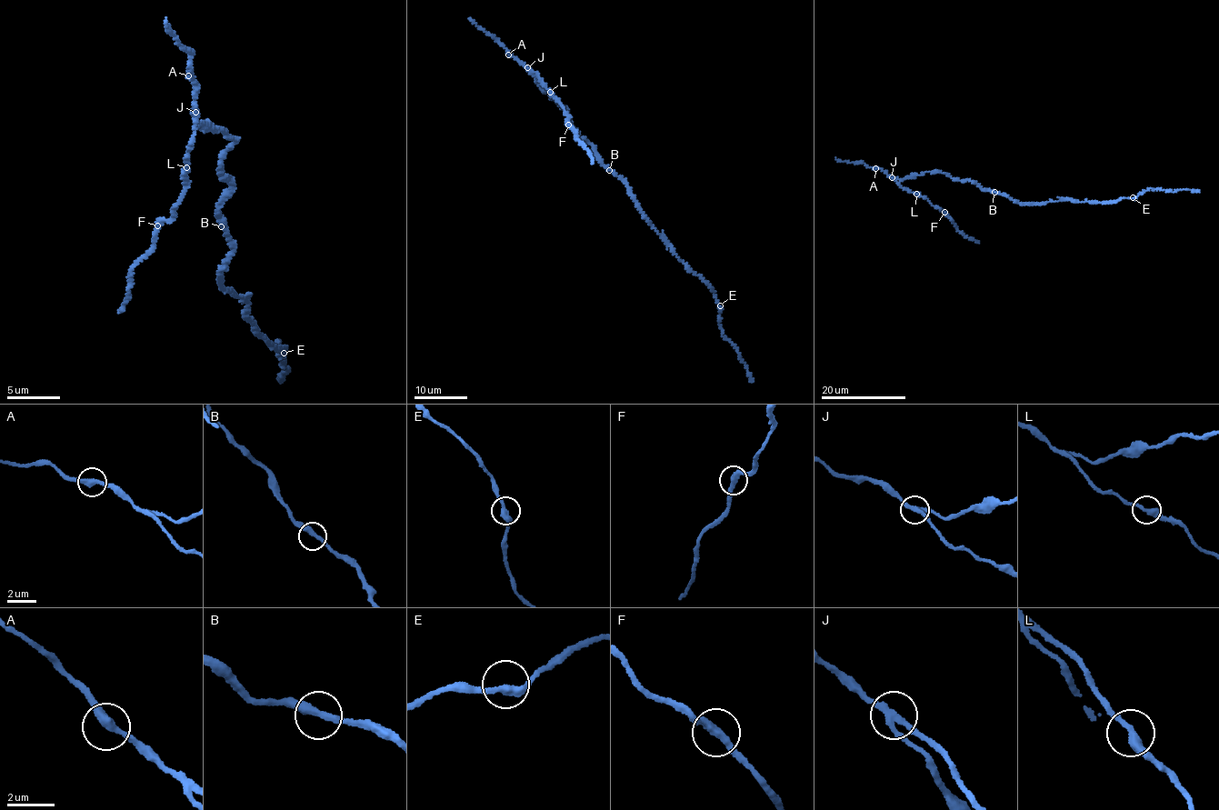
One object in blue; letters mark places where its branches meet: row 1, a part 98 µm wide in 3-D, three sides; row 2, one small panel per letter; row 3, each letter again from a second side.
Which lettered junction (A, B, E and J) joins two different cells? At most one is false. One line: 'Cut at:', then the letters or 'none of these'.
Cut at: J

